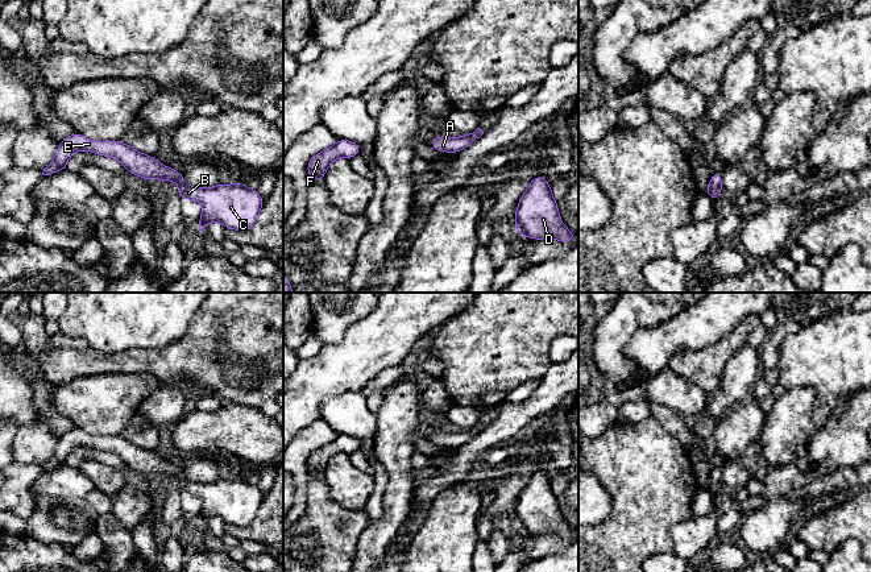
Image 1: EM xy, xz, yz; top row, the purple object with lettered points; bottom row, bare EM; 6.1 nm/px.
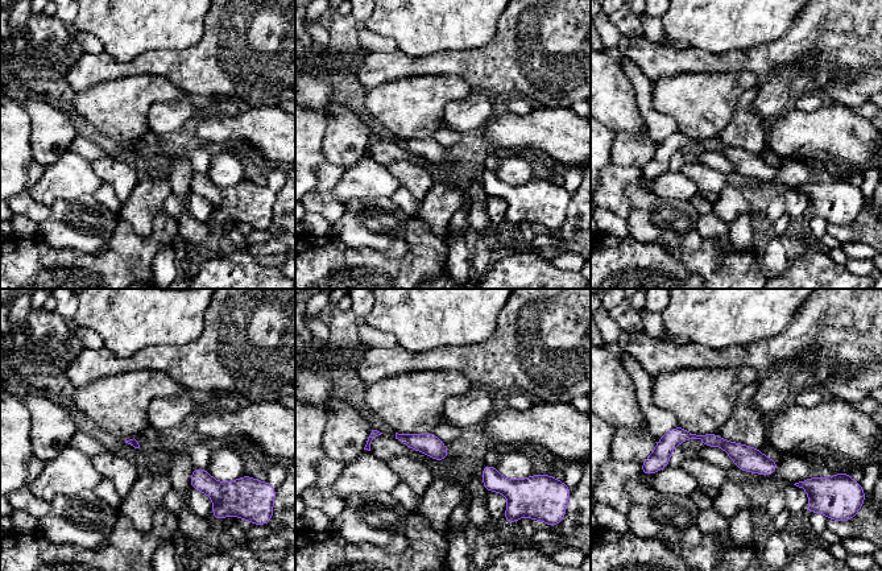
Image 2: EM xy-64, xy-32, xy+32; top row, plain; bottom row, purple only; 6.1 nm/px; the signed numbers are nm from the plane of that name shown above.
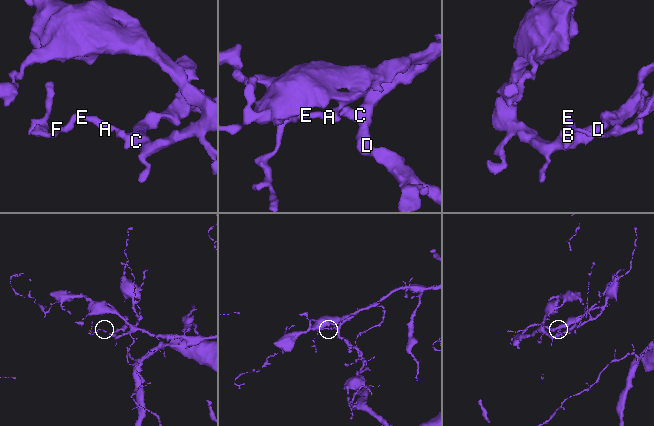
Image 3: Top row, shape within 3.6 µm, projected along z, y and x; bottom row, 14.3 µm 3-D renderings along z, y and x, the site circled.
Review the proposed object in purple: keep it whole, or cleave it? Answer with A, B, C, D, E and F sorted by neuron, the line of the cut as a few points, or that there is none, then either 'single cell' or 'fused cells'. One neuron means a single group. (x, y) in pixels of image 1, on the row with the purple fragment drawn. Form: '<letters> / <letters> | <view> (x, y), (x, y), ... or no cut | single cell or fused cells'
A B C D E F | no cut | single cell

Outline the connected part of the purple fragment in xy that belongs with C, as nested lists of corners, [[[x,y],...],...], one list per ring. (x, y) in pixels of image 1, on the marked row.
[[[76,132],[59,142],[53,162],[43,169],[42,175],[51,175],[67,169],[70,156],[82,149],[116,158],[128,173],[144,179],[174,181],[179,187],[181,200],[194,199],[203,206],[199,232],[212,221],[219,221],[225,228],[246,232],[254,225],[264,206],[261,195],[246,187],[244,182],[219,183],[210,188],[191,187],[179,171],[161,165],[152,156],[140,153],[121,141],[92,141]]]

